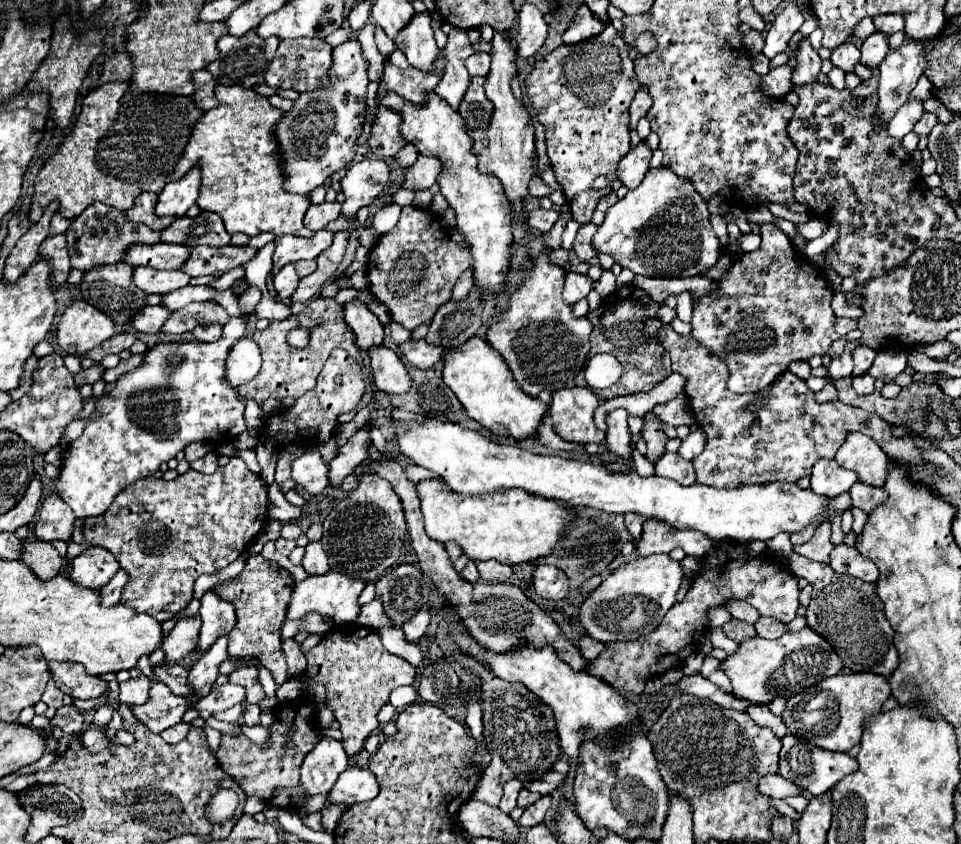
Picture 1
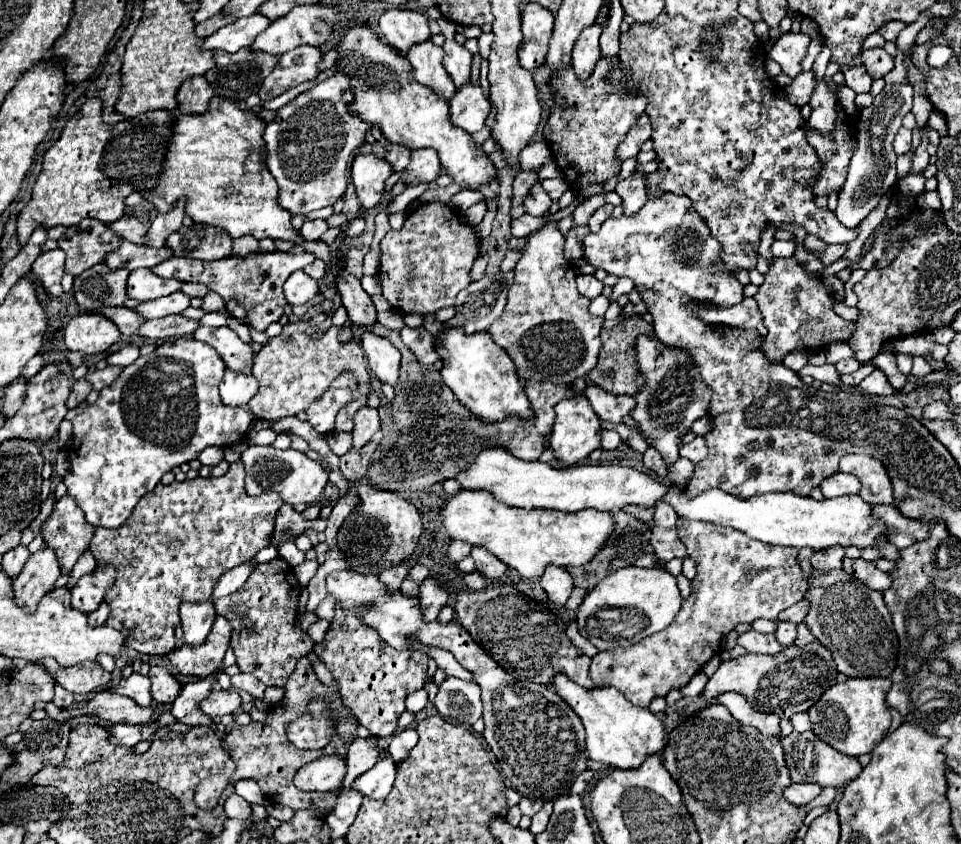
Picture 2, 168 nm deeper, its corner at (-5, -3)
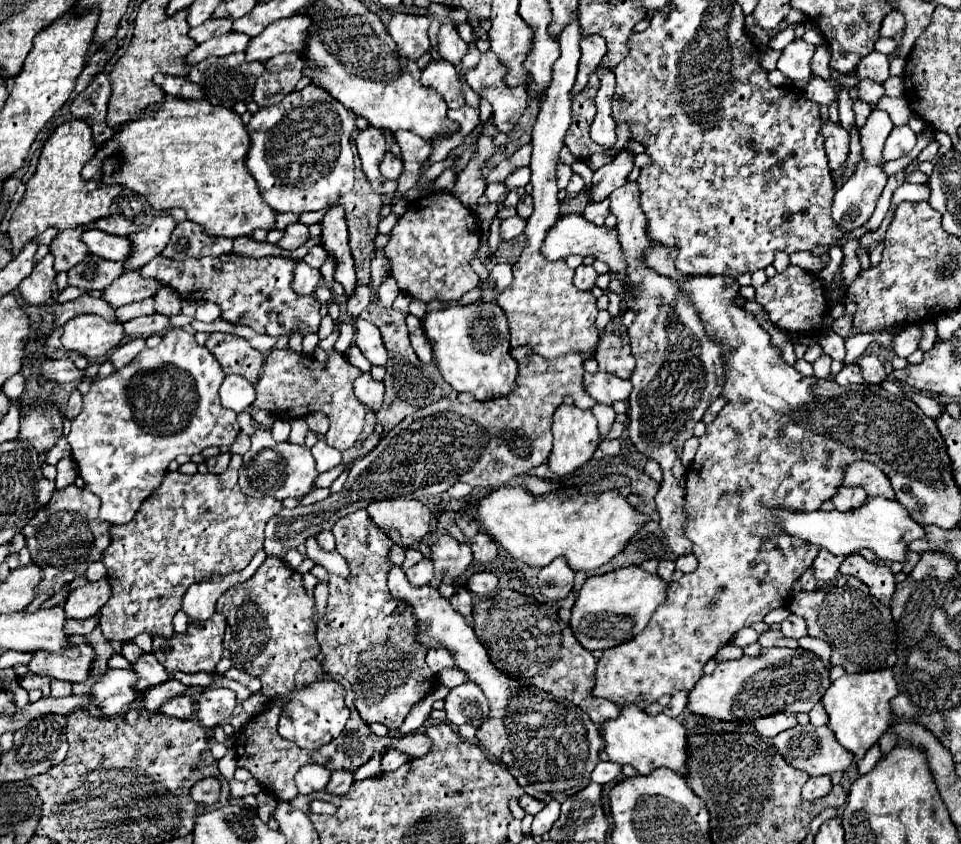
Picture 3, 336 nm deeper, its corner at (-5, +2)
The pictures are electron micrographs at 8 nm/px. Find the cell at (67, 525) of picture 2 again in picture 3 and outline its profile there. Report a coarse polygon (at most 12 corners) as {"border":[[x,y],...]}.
{"border":[[53,493],[23,527],[37,593],[57,593],[109,545],[99,499]]}

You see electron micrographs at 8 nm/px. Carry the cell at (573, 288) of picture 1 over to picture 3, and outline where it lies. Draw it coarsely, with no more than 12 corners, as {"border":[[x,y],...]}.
{"border":[[591,265],[575,269],[575,285],[587,291],[595,285],[597,273]]}

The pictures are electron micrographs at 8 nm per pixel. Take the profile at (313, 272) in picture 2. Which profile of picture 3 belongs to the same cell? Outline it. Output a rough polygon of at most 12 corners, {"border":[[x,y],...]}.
{"border":[[323,245],[303,257],[309,267],[317,269],[325,263],[327,251]]}

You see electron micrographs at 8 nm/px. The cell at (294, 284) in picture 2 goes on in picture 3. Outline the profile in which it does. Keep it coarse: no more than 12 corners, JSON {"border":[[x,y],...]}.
{"border":[[297,261],[291,287],[297,295],[313,295],[319,269]]}

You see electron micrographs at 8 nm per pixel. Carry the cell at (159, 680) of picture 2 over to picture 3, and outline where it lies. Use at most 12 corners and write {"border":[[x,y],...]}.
{"border":[[145,653],[133,665],[135,689],[147,691],[169,679],[169,673]]}

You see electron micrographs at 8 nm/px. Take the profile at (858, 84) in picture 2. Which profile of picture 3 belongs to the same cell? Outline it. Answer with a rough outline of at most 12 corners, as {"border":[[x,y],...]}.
{"border":[[861,79],[857,85],[859,99],[875,107],[877,99],[885,95],[883,85]]}

